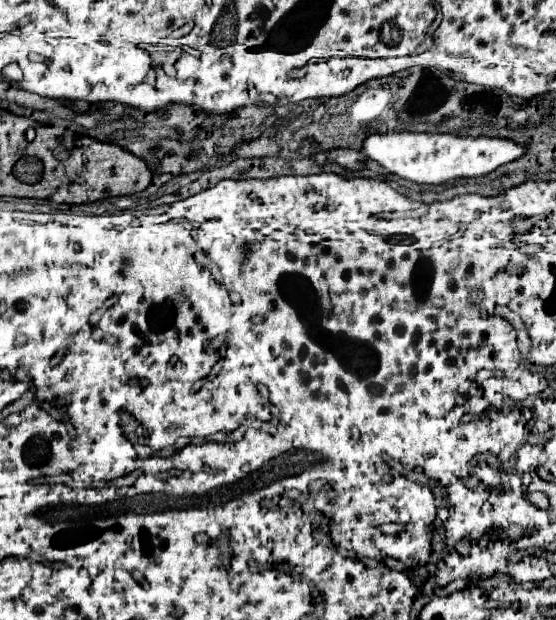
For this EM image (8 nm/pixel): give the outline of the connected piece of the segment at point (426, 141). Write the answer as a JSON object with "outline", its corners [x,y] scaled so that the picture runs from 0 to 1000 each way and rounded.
{"outline":[[[707,213],[671,216],[656,226],[653,245],[664,258],[682,261],[703,281],[743,290],[750,297],[797,297],[822,287],[862,287],[890,271],[930,258],[944,248],[944,235],[912,223],[879,219],[815,219],[815,216],[775,216],[775,213]]]}

